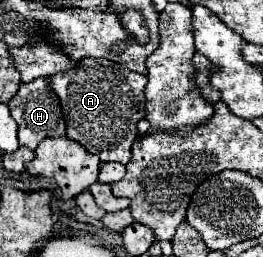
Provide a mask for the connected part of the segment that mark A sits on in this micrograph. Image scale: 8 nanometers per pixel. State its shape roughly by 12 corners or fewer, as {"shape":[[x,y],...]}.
{"shape":[[85,57],[49,77],[67,137],[129,163],[147,77]]}

